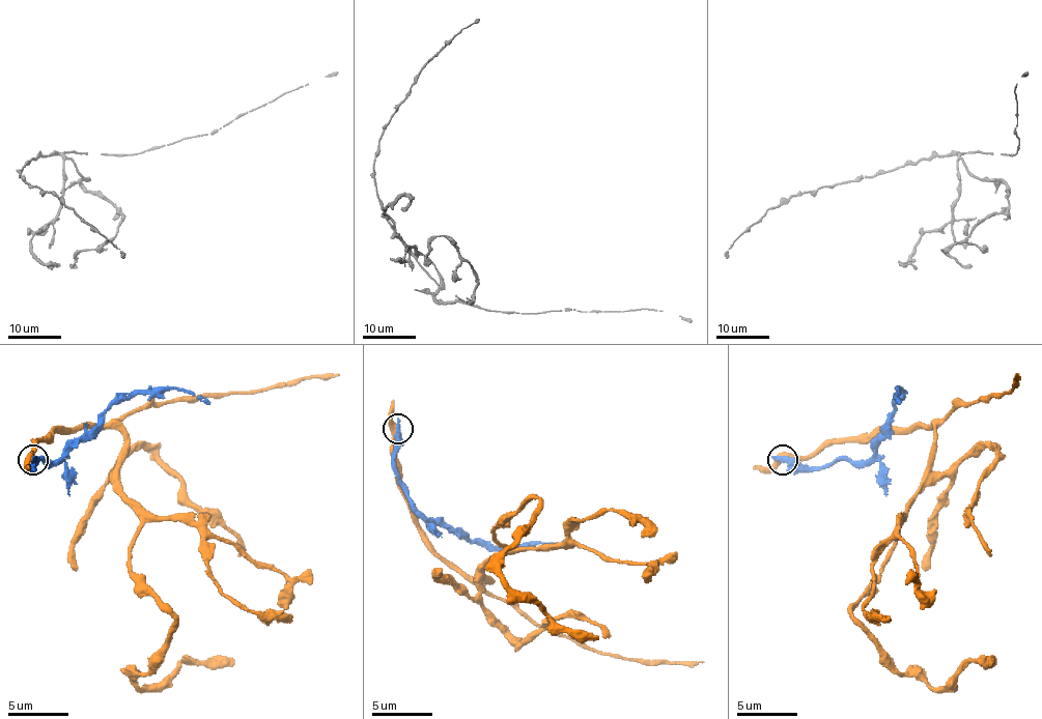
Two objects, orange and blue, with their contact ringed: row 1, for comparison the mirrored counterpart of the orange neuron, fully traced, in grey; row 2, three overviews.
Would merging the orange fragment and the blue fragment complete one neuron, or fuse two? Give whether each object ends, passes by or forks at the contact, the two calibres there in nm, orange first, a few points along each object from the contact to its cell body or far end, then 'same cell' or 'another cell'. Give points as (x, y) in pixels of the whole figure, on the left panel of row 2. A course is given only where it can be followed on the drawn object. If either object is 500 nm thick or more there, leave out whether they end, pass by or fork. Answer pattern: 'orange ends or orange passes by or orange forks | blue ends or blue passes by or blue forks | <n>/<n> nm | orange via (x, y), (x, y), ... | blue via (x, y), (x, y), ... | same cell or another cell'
orange passes by | blue ends | 440/460 nm | orange via (32, 460), (51, 433), (122, 436), (119, 484), (141, 520), (129, 572), (174, 629), (135, 683), (234, 665) | blue via (32, 460), (29, 469), (38, 460), (62, 457), (114, 403), (135, 394), (162, 394), (182, 387), (210, 403) | another cell

